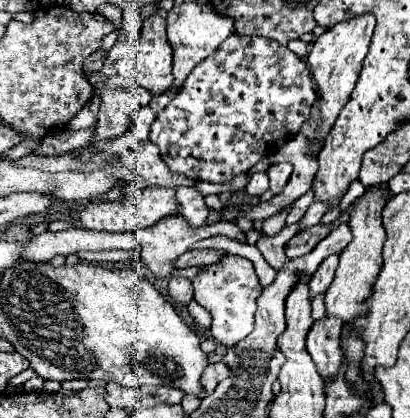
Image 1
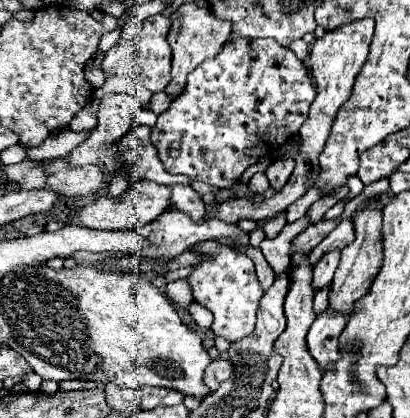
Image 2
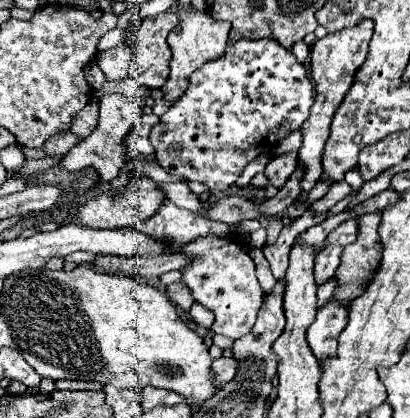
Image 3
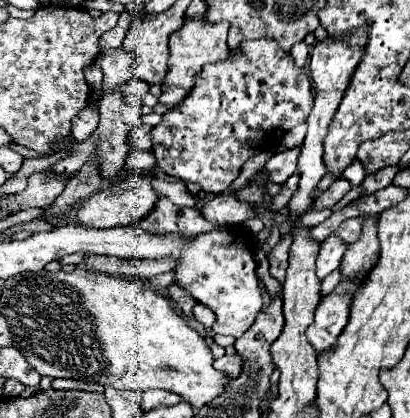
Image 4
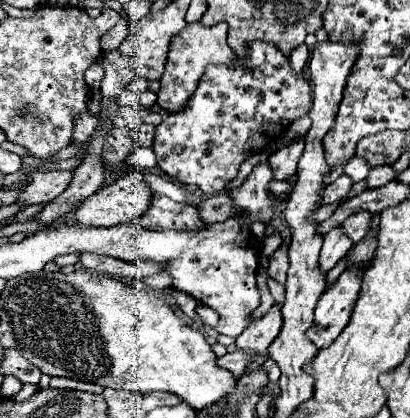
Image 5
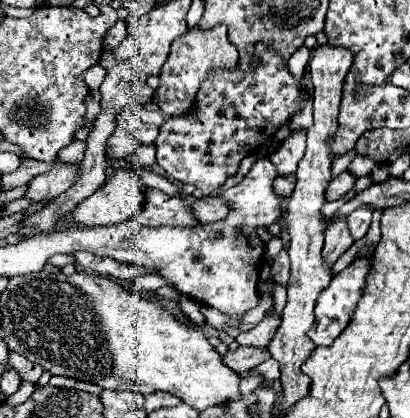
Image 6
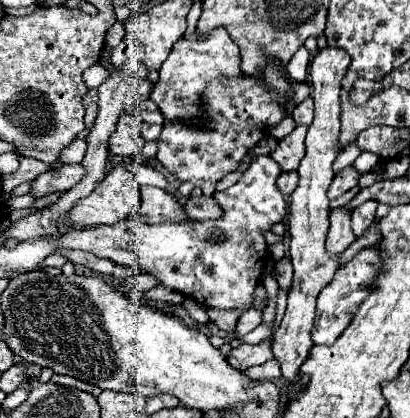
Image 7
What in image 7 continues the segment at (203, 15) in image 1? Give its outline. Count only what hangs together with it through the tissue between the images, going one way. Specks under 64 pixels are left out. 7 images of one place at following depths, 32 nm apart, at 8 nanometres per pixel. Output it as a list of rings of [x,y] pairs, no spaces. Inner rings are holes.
[[[224,28],[212,30],[204,40],[198,40],[196,34],[190,38],[180,38],[166,62],[160,68],[158,82],[152,86],[150,100],[154,100],[162,112],[162,116],[170,122],[184,122],[190,126],[204,126],[206,122],[206,112],[202,104],[202,92],[210,80],[232,80],[232,78],[242,78],[242,68],[240,68],[240,56],[238,56],[238,46],[232,42],[228,32]]]

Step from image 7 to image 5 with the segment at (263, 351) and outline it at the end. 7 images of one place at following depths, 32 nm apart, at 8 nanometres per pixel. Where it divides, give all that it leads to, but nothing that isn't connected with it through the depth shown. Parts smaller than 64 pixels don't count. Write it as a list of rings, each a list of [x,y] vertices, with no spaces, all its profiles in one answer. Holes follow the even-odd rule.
[[[236,350],[236,352],[228,352],[228,354],[224,354],[220,360],[218,360],[218,364],[220,366],[224,366],[224,368],[228,368],[232,374],[236,374],[238,378],[246,372],[246,368],[252,364],[252,362],[256,362],[256,354],[250,354],[248,350]]]

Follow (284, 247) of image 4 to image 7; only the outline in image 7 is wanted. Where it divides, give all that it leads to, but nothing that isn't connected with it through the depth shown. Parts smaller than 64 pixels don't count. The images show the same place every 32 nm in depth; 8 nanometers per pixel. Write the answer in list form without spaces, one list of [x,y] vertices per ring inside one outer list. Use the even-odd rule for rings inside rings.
[[[284,256],[278,262],[278,274],[276,274],[276,280],[280,284],[280,290],[284,290],[284,292],[290,290],[290,286],[292,286],[292,272],[294,272],[294,268],[292,268],[290,260]]]

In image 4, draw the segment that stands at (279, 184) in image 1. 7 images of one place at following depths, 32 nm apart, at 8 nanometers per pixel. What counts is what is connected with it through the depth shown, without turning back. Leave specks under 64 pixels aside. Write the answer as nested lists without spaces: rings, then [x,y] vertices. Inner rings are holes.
[[[300,146],[274,154],[274,156],[266,162],[266,164],[268,164],[268,172],[272,172],[272,182],[284,184],[284,182],[296,172],[298,156],[300,156]]]

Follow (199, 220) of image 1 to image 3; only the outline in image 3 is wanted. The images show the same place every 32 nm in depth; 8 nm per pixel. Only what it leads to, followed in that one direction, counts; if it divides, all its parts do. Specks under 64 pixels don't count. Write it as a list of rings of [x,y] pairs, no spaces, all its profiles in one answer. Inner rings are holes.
[[[172,182],[172,184],[156,184],[166,196],[168,200],[172,200],[176,206],[180,208],[188,208],[192,212],[200,212],[200,198],[196,194],[190,192],[188,184],[186,182]]]

